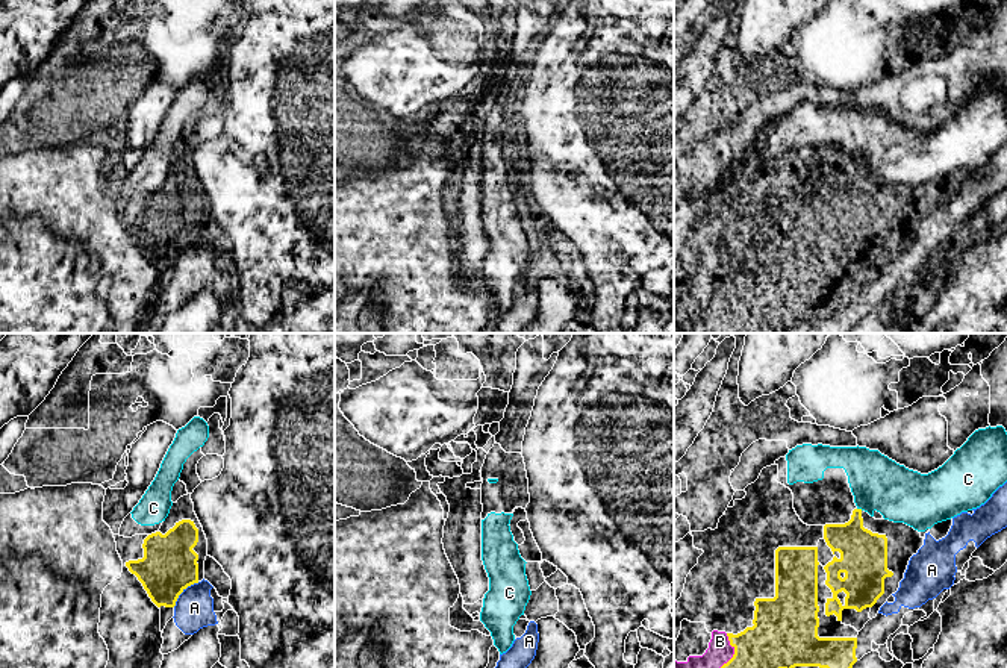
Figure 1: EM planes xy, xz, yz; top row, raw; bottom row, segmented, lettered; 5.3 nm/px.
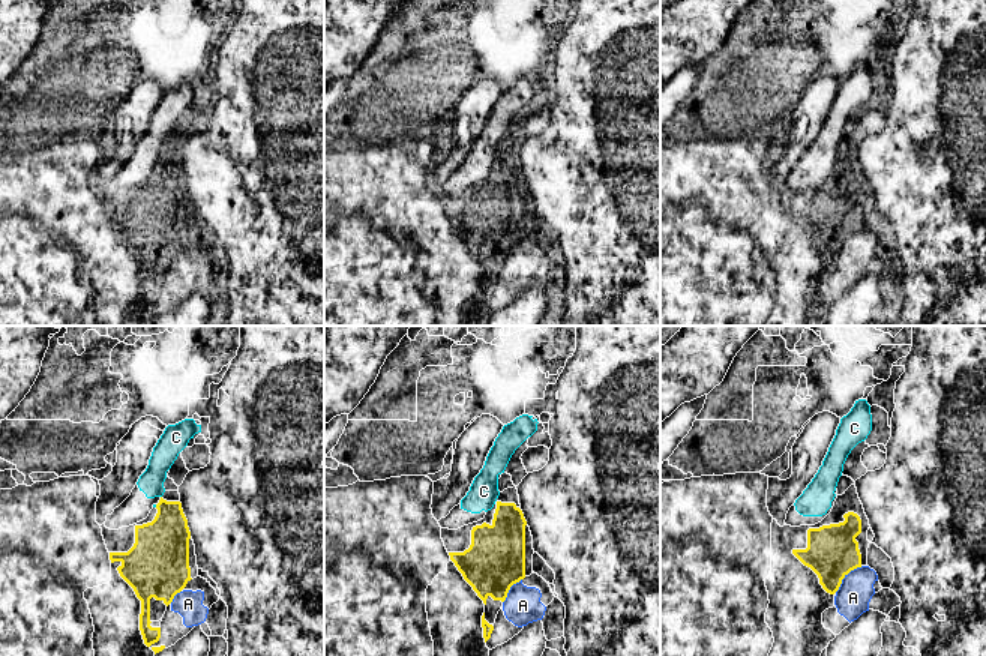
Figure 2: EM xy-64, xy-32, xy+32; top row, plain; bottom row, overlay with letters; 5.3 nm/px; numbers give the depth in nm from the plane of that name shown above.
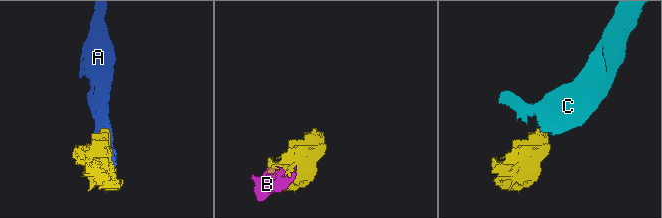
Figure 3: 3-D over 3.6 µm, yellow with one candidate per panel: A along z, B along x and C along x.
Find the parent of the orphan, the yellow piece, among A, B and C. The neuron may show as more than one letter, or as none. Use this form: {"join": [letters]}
{"join": ["B", "C"]}

